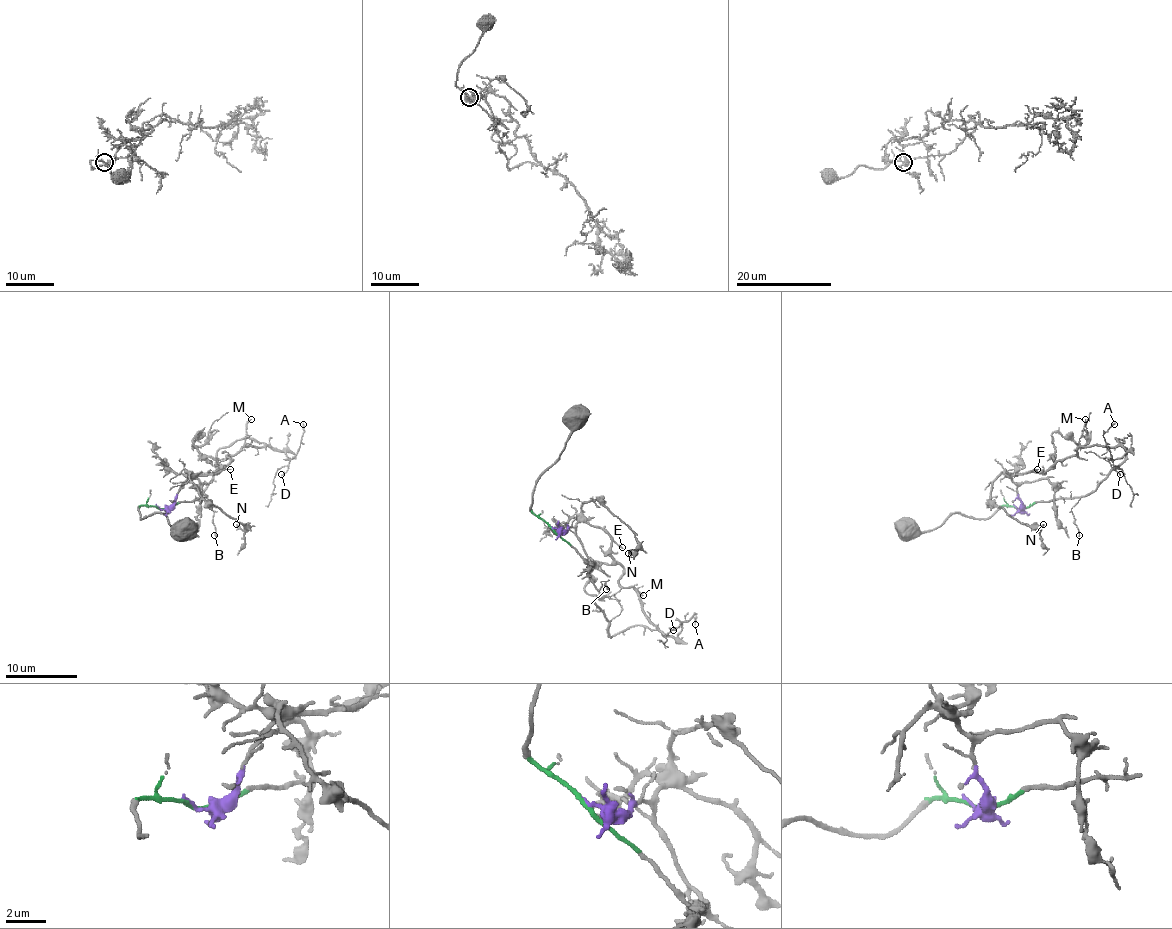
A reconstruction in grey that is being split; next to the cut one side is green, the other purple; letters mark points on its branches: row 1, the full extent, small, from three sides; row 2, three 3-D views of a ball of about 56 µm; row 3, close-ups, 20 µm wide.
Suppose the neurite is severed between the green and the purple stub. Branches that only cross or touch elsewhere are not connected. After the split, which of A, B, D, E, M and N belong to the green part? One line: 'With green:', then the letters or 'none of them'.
With green: B

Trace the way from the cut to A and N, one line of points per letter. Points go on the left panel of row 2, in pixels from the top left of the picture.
A: (159, 509), (243, 446), (291, 459), (303, 423)
N: (159, 509), (168, 509), (173, 503), (187, 473), (196, 491), (246, 526), (243, 530), (235, 525)

